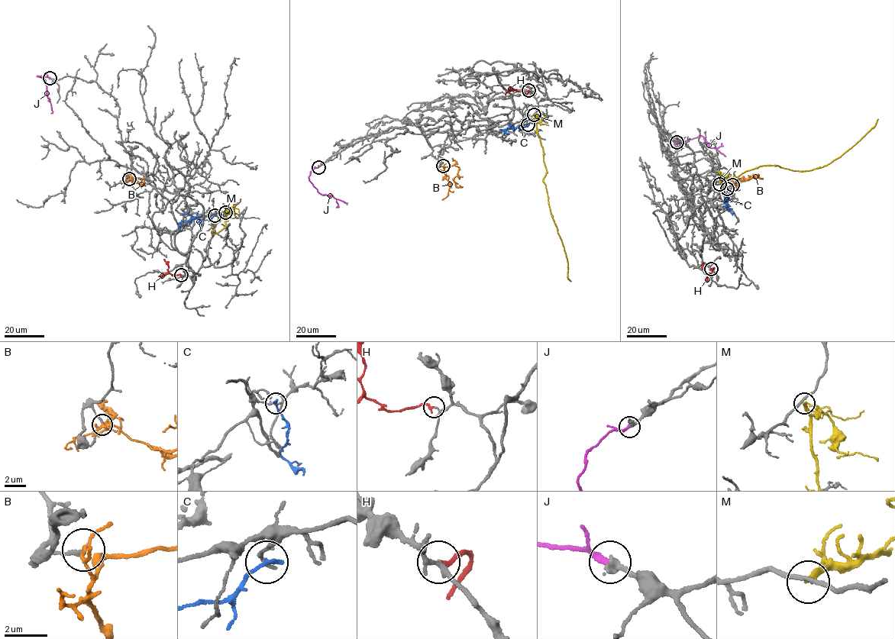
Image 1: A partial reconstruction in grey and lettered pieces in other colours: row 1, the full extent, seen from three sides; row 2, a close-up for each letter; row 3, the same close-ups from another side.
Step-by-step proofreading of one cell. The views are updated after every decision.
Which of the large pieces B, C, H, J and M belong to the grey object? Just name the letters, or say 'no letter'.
H, J

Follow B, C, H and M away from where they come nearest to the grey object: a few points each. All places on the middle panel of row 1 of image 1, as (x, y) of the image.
B: (443, 166), (444, 169), (453, 165), (458, 167), (453, 180), (457, 187), (461, 187)
C: (528, 124), (508, 127), (505, 132), (508, 133)
H: (528, 90), (527, 94), (511, 88), (505, 94)
M: (534, 114), (547, 171), (543, 182), (550, 211), (566, 256), (567, 278), (570, 282)

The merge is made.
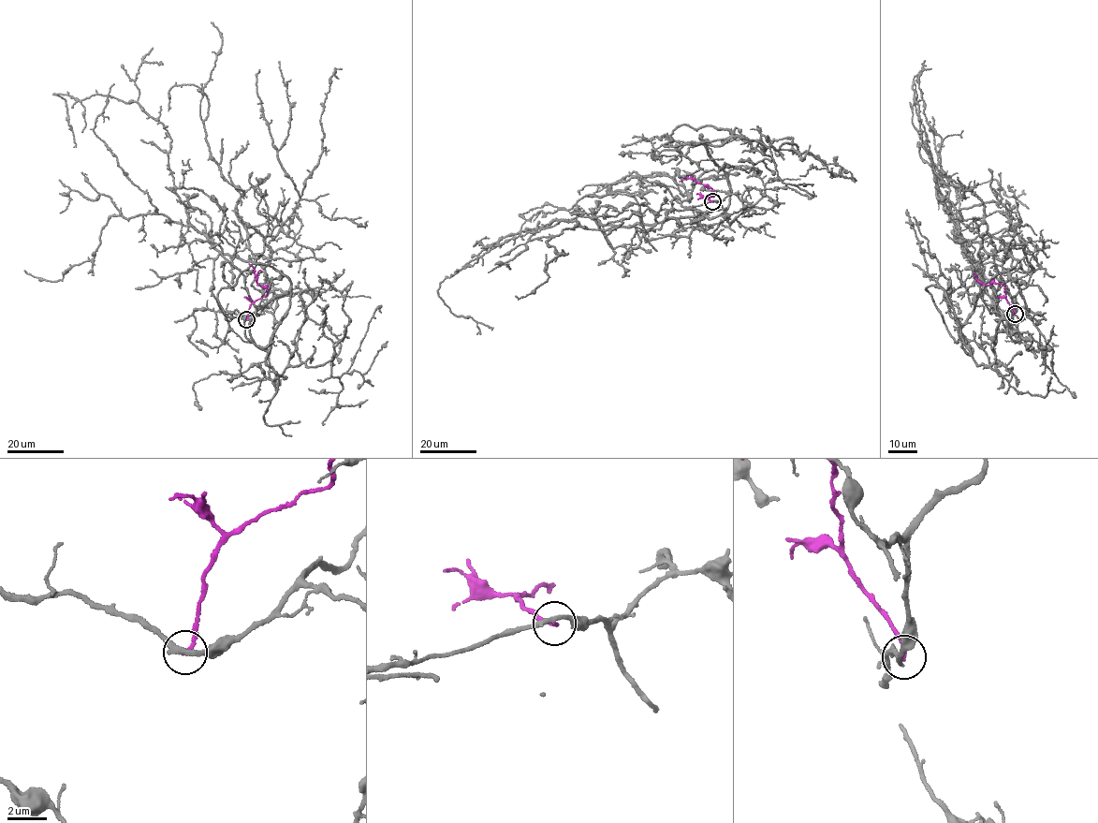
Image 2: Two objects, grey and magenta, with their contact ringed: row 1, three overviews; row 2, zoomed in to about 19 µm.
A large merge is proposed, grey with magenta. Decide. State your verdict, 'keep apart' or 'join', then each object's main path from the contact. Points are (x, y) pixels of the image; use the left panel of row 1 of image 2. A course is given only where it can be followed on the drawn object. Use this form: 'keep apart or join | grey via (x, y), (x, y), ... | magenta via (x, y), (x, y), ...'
keep apart | grey via (246, 319), (272, 286), (190, 225), (162, 124), (132, 101), (54, 93), (73, 147) | magenta via (246, 319), (250, 305), (268, 294), (266, 287), (257, 286), (254, 268), (249, 263)

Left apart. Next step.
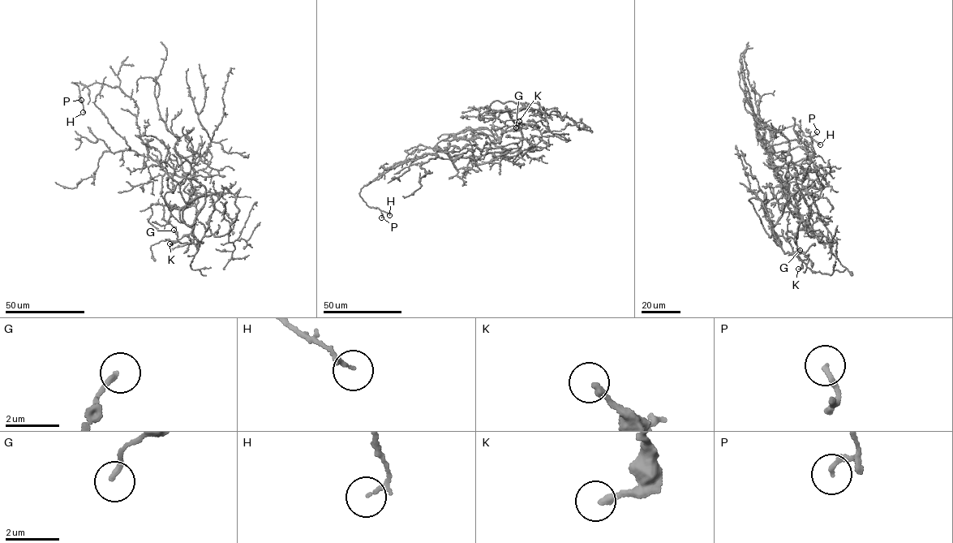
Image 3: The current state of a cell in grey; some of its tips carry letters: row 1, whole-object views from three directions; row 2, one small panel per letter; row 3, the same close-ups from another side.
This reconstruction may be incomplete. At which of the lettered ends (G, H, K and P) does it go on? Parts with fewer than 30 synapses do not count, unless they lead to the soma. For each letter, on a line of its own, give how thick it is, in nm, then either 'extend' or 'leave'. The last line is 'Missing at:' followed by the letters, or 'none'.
G: 190 nm | leave
H: 120 nm | leave
K: 240 nm | leave
P: 160 nm | leave
Missing at: none

